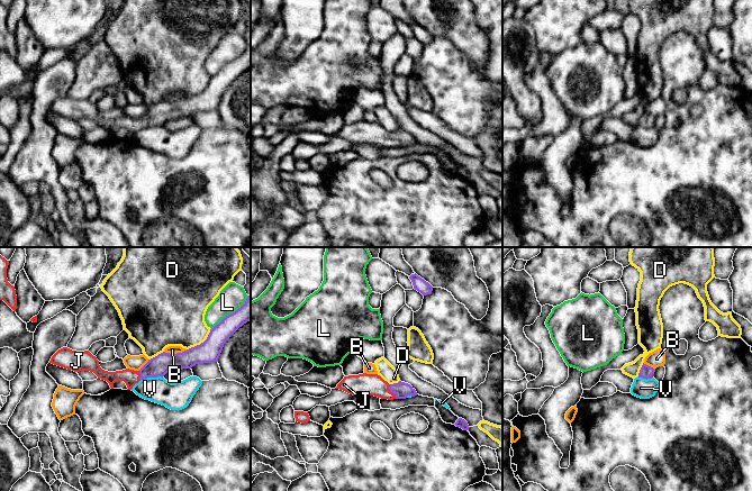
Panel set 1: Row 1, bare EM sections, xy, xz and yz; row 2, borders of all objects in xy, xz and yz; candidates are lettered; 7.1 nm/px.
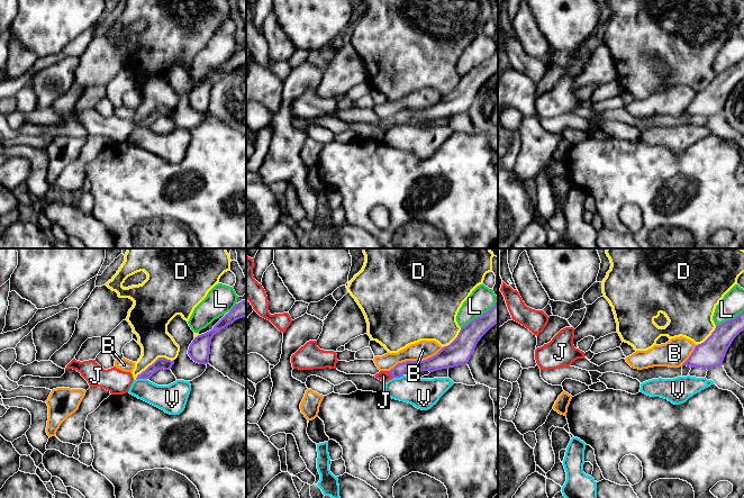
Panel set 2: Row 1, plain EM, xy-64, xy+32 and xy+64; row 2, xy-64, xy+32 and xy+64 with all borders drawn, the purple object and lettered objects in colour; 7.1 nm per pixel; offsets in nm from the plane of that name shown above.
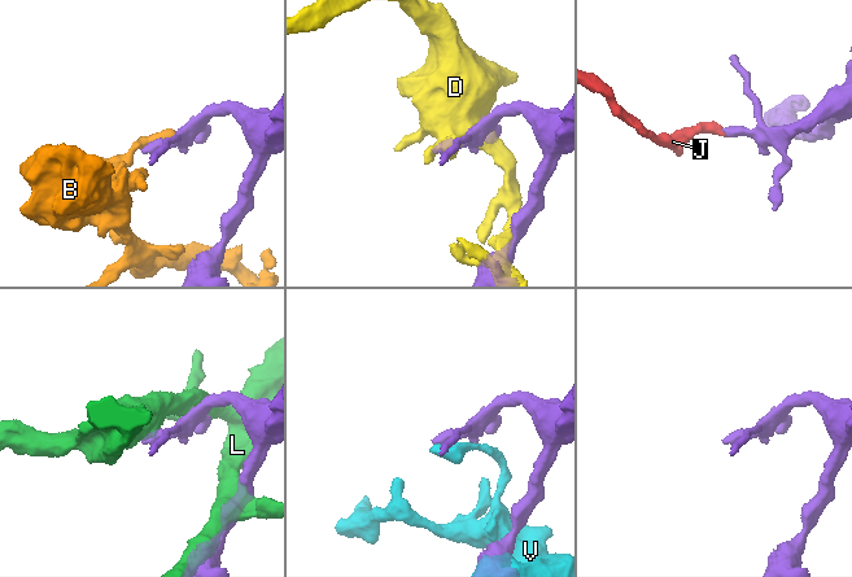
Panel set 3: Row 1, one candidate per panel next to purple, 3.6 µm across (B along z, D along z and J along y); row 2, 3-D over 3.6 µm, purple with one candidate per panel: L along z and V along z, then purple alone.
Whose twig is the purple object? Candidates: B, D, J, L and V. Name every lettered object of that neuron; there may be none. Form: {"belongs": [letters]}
{"belongs": ["J"]}

